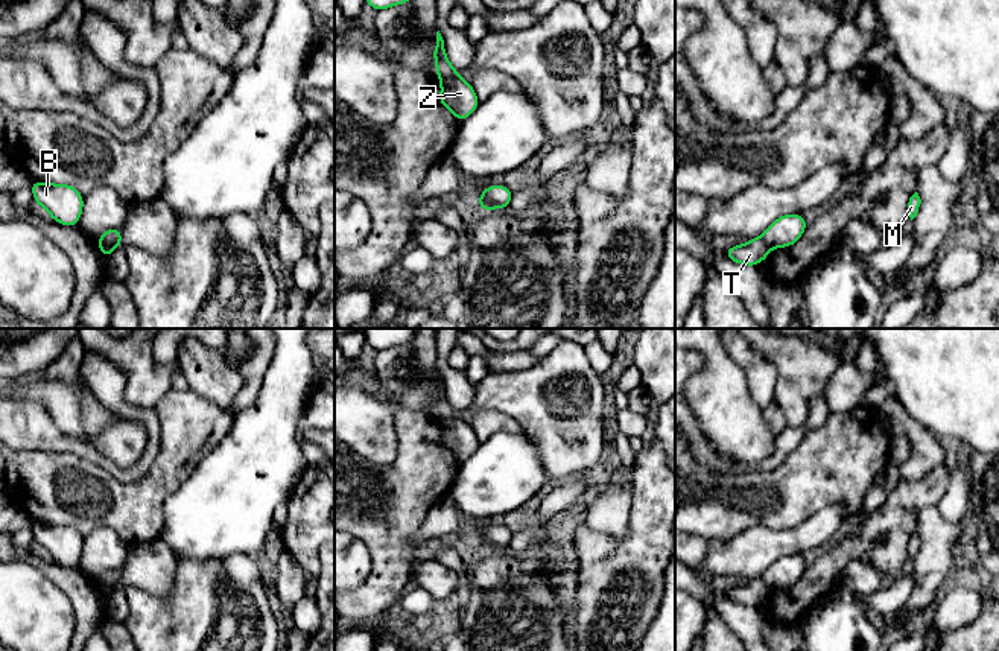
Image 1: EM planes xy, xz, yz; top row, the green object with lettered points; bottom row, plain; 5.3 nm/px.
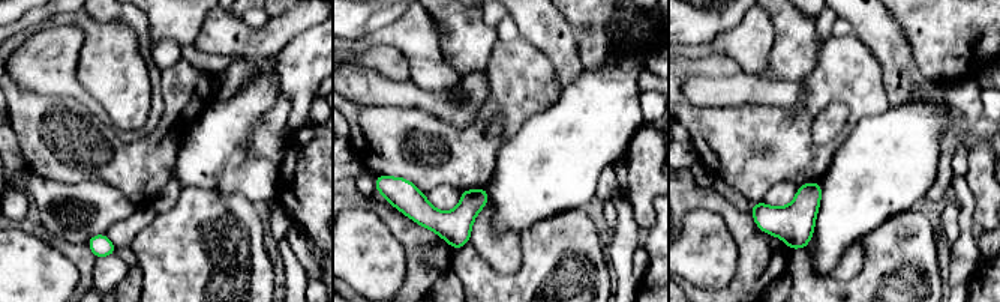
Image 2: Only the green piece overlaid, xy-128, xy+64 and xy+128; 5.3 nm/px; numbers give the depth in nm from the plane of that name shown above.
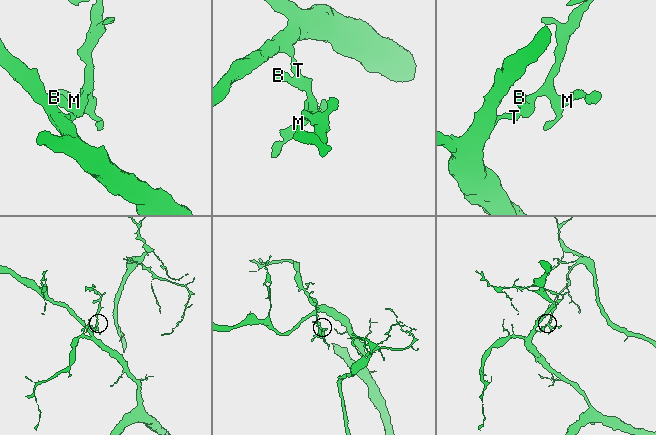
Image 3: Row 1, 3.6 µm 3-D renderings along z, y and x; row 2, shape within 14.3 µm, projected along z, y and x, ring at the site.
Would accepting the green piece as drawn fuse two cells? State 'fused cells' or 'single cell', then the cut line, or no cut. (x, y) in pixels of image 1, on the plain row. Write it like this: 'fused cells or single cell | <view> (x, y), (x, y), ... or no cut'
fused cells | xz (456, 414), (441, 420)

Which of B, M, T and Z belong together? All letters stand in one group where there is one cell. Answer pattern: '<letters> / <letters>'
B M Z / T

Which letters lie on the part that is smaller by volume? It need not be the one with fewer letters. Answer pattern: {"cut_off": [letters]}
{"cut_off": ["B", "M", "Z"]}

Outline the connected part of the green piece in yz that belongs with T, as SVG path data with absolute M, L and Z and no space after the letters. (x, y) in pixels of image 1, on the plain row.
M756 578L748 581L745 586L736 586L724 592L725 599L728 601L748 607L757 607L768 598L769 589L765 586L762 578Z

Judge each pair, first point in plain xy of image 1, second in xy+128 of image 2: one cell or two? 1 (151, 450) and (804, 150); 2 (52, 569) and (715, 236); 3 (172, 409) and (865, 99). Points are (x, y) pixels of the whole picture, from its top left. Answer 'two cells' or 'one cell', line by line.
1: two cells
2: two cells
3: one cell

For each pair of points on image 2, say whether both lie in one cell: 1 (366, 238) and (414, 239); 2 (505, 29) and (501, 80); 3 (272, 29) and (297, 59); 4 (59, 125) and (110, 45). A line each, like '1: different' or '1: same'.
1: different
2: different
3: different
4: same

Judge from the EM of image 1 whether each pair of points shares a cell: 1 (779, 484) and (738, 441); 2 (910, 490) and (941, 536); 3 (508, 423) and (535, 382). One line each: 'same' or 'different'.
1: same
2: different
3: different

